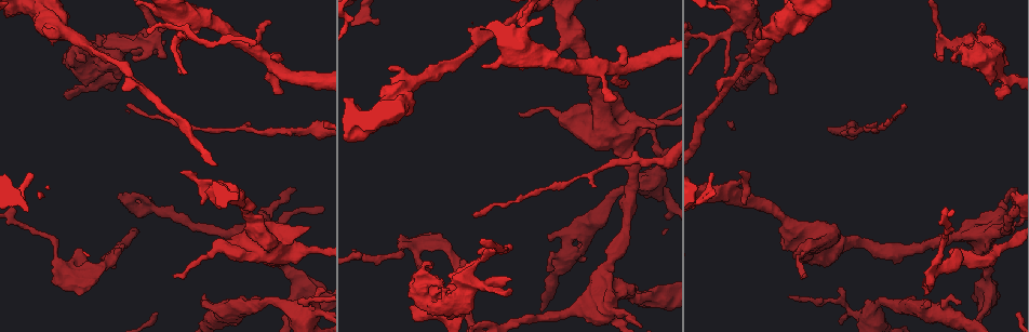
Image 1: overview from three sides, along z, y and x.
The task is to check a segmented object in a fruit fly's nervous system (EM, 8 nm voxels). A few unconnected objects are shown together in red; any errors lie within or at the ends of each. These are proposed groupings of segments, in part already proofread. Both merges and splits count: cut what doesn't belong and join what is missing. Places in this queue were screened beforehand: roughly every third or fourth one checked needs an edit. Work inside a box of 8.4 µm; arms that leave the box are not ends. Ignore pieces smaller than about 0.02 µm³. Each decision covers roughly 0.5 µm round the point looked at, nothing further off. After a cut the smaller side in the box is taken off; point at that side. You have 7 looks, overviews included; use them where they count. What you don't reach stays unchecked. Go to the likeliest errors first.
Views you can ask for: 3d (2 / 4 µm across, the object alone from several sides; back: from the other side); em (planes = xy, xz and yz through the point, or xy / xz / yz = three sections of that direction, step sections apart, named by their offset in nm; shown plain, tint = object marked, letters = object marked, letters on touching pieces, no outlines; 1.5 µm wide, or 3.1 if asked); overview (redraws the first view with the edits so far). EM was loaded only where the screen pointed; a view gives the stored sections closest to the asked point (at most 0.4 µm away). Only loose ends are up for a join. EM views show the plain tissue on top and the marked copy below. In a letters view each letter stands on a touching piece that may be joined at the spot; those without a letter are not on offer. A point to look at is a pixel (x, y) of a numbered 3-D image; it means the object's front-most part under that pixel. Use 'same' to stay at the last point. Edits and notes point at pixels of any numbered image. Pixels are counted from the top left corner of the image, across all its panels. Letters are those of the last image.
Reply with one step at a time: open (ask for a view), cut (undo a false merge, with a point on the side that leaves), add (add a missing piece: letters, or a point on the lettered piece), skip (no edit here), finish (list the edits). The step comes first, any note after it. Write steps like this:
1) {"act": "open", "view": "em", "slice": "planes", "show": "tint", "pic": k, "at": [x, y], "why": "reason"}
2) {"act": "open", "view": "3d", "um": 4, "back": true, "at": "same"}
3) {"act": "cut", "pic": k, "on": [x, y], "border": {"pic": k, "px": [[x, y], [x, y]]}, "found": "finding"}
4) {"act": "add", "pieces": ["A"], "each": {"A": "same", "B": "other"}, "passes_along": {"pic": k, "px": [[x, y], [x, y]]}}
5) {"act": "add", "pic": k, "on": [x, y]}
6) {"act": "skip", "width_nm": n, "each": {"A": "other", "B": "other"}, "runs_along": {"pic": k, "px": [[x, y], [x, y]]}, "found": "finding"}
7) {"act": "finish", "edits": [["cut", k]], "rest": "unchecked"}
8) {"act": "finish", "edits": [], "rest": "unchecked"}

{"act": "open", "view": "3d", "um": 4, "pic": 1, "at": [527, 49], "why": "thick turns thin"}

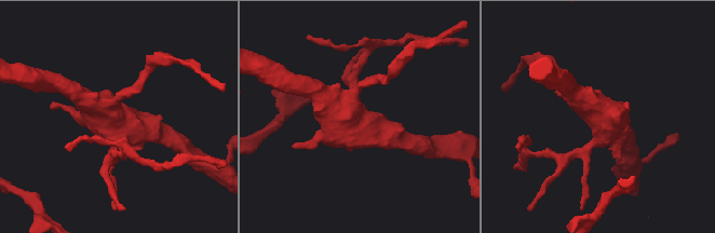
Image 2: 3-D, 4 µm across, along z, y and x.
{"act": "open", "view": "em", "slice": "planes", "show": "letters", "pic": 2, "at": [601, 138], "why": "shape alone is not enough"}

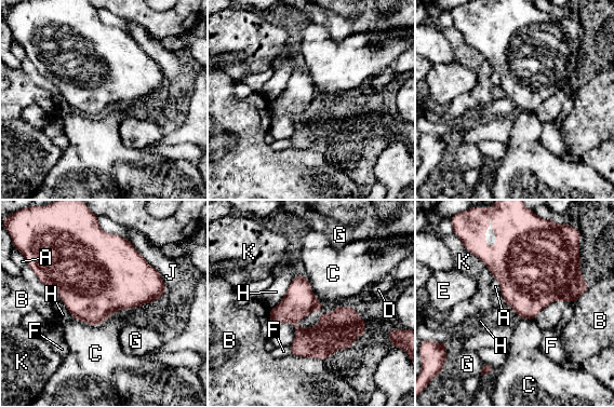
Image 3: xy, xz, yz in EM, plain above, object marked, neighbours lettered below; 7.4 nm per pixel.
{"act": "skip", "longest_contact_nm": ["J", 480], "each": {"A": "other", "B": "other", "C": "other", "D": "other", "E": "other", "F": "other", "G": "other", "H": "other", "J": "other", "K": "other"}, "found": "one neuron here"}

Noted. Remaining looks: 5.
{"act": "open", "view": "3d", "um": 2, "pic": 1, "at": [274, 56]}

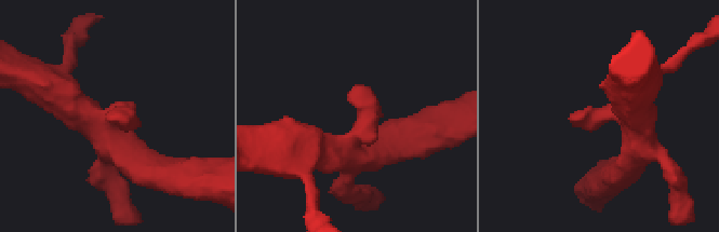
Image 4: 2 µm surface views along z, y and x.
{"act": "open", "view": "em", "slice": "yz", "step": 8, "show": "tint", "pic": 4, "at": [360, 88]}

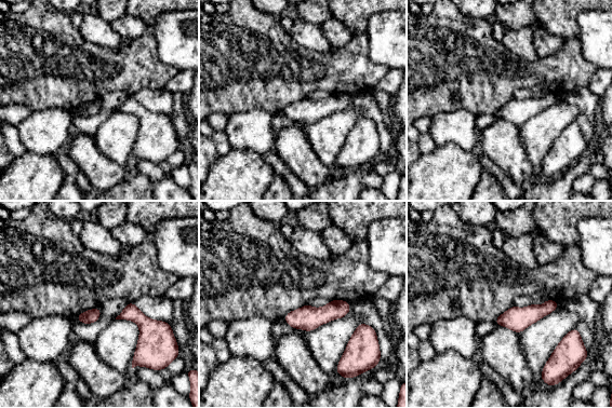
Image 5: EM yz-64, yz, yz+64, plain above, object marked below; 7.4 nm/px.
{"act": "open", "view": "em", "slice": "planes", "show": "letters", "at": "same", "why": "another direction"}

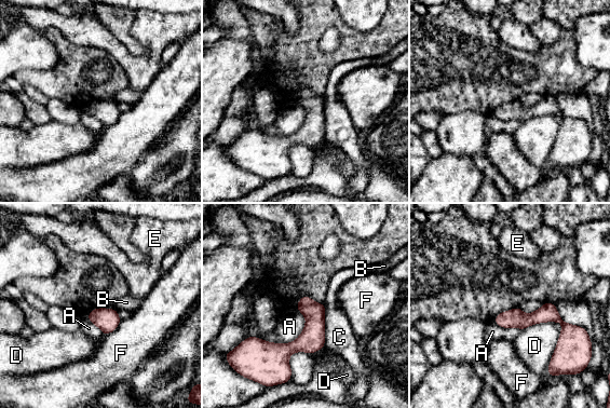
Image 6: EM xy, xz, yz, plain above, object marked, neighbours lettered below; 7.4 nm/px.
{"act": "skip", "longest_contact_nm": ["D", 400], "each": {"A": "other", "B": "other", "C": "other", "D": "other", "E": "other", "F": "other"}, "runs_along": {"pic": 6, "px": [[497, 320], [558, 320]]}, "found": "no lettered piece goes on from it"}

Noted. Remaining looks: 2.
{"act": "open", "view": "3d", "um": 2, "back": true, "pic": 1, "at": [633, 288], "why": "branch stops here"}

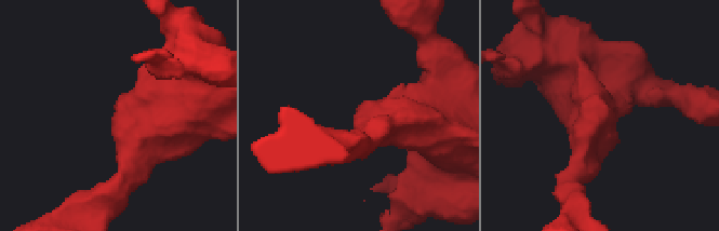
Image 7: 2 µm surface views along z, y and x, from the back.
{"act": "open", "view": "em", "slice": "planes", "show": "letters", "pic": 7, "at": [357, 112], "arm_widths_nm": [220, 460], "why": "now the EM"}

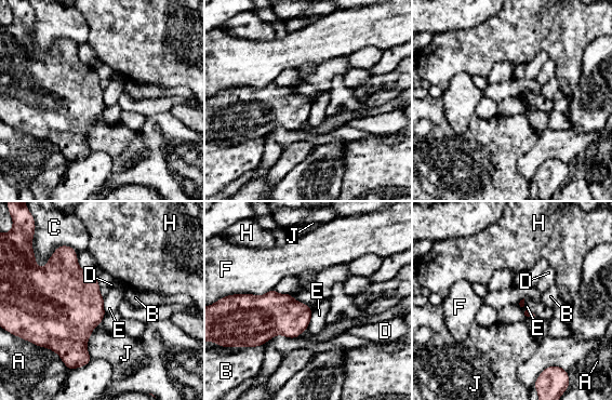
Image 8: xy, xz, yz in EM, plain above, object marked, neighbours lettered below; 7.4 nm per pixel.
{"act": "skip", "each": {"A": "other", "B": "other", "C": "other", "D": "other", "E": "other", "F": "other", "H": "other", "J": "other"}, "border": {"pic": 8, "px": [[313, 310], [310, 322], [306, 328]]}, "found": "no lettered piece goes on from it"}

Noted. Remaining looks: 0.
{"act": "finish", "edits": [], "rest": "unchecked"}

